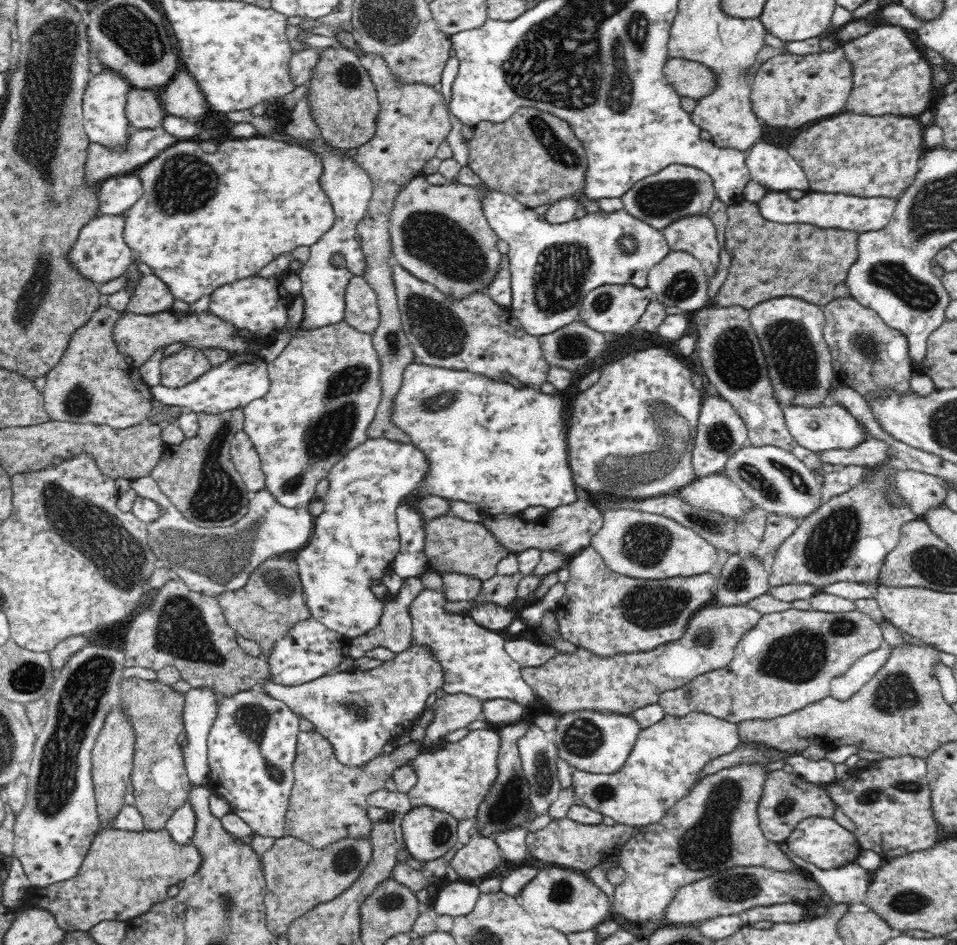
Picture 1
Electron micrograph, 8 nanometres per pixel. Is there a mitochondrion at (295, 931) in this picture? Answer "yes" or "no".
no

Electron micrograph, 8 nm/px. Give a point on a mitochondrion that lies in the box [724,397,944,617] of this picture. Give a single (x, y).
(832, 541)

